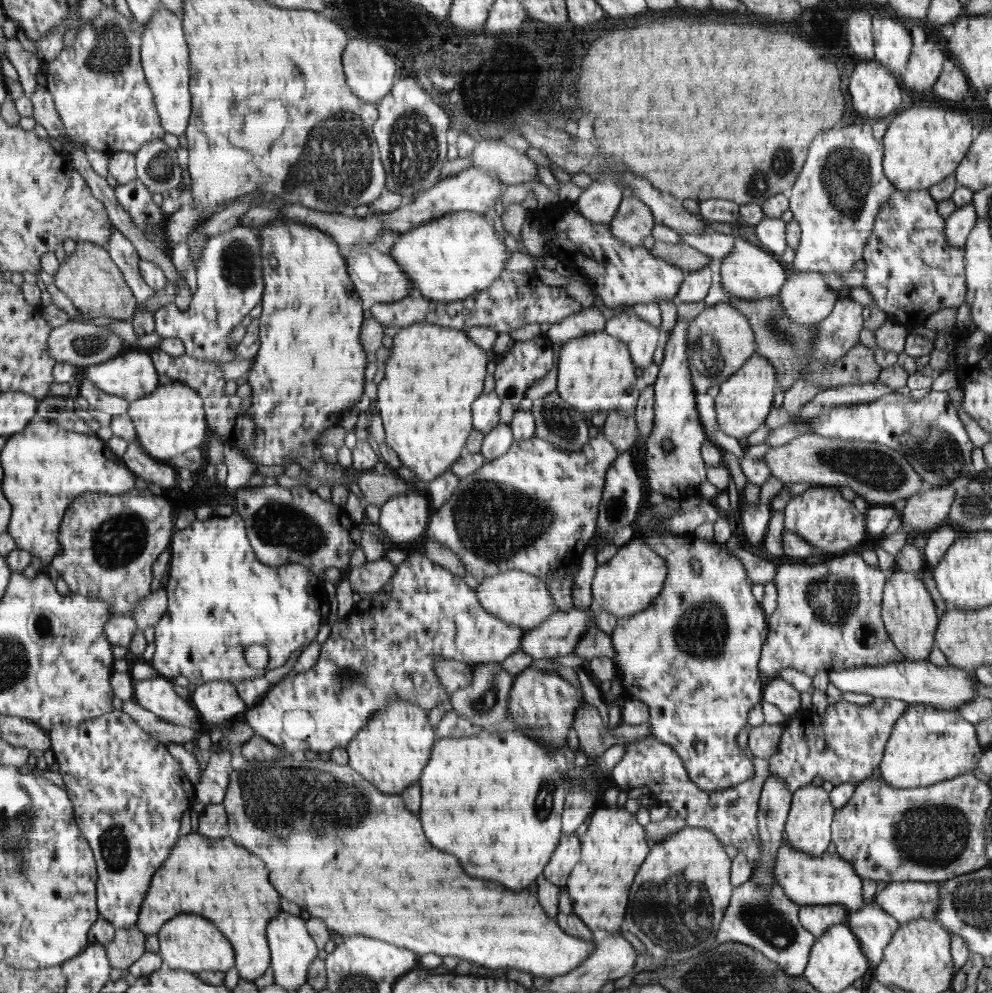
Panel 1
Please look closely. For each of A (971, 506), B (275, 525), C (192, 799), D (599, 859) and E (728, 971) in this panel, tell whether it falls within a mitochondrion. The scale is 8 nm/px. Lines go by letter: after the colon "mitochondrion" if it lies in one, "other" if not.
A: mitochondrion
B: mitochondrion
C: other
D: other
E: mitochondrion

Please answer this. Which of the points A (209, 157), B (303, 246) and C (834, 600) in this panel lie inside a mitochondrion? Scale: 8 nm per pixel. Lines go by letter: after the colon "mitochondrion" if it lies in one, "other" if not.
A: other
B: other
C: mitochondrion

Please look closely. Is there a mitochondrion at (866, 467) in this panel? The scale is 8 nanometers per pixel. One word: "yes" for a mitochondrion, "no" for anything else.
yes

